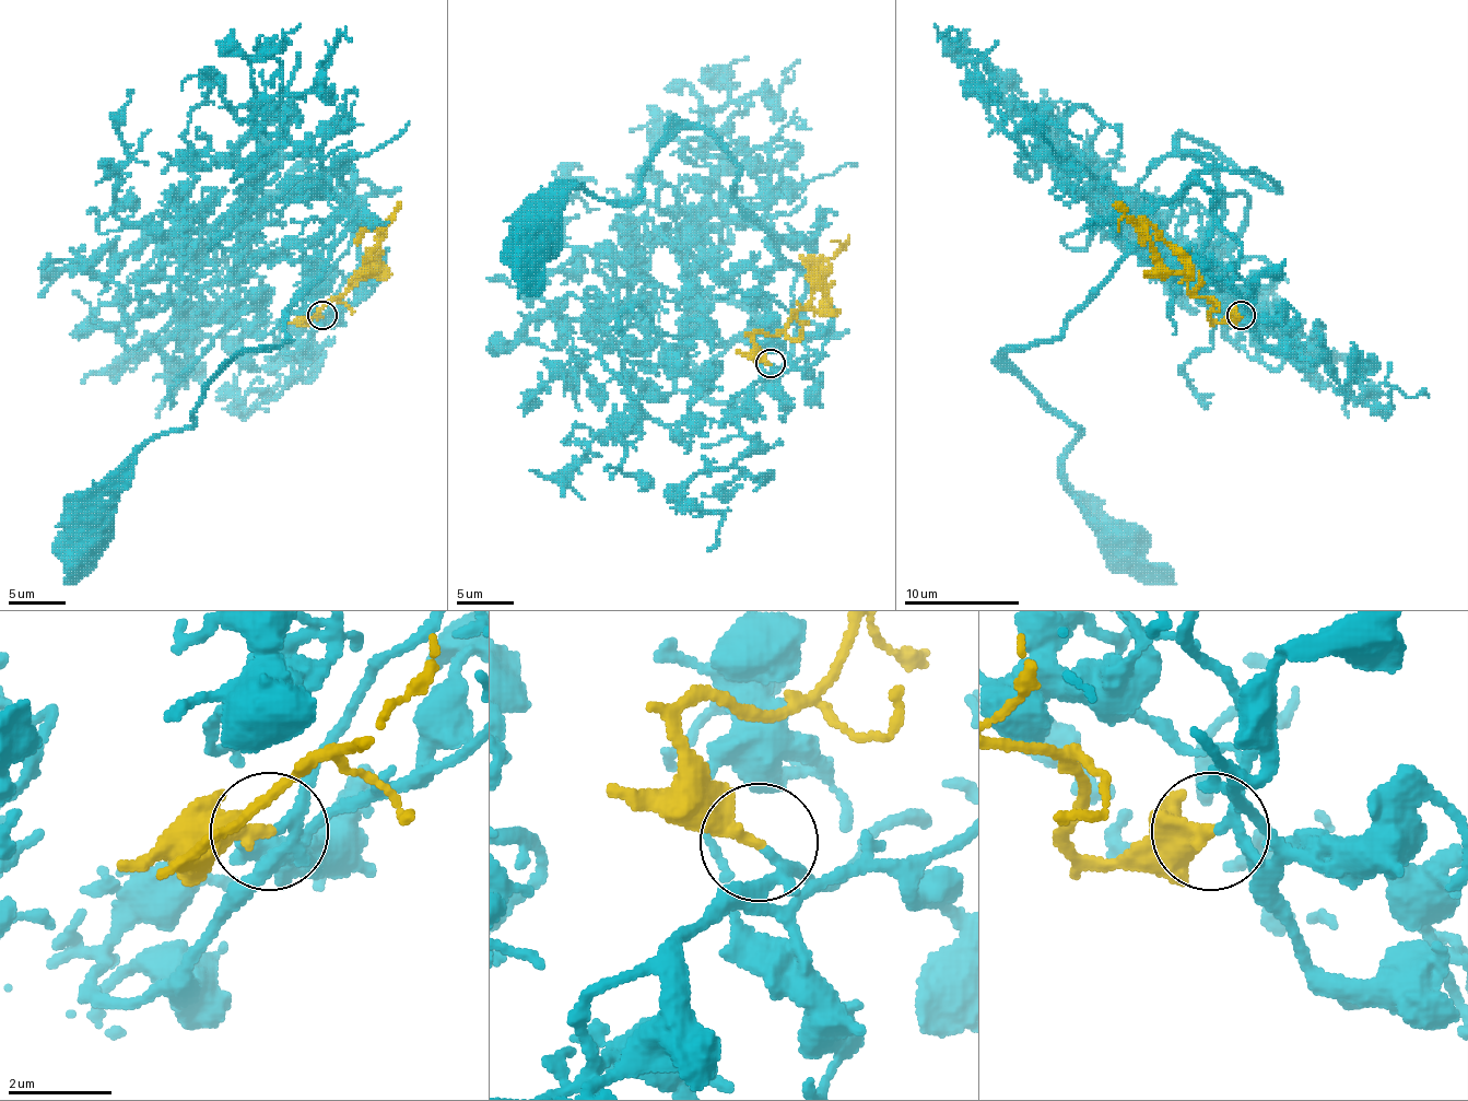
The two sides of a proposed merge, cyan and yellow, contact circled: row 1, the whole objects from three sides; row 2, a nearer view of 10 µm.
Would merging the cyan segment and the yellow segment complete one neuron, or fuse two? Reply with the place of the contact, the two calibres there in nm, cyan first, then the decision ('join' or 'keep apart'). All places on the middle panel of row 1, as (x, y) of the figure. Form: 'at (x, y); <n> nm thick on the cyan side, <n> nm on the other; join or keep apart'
at (770, 363); 130 nm thick on the cyan side, 280 nm on the other; join

